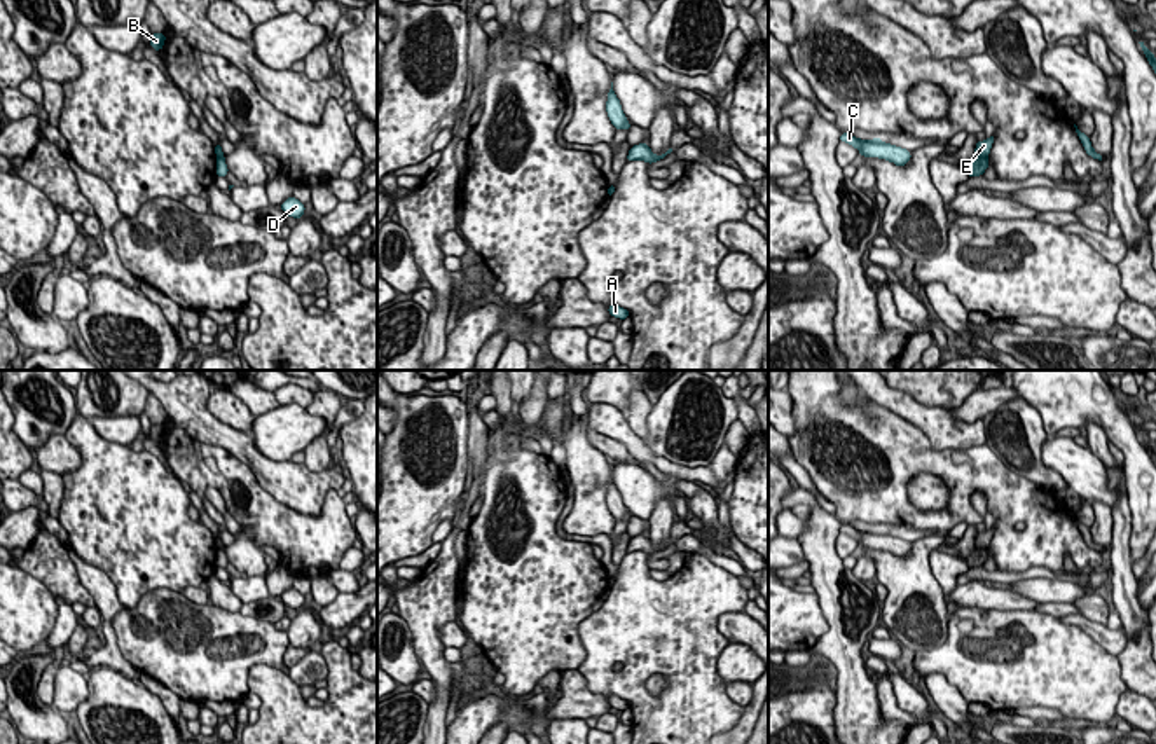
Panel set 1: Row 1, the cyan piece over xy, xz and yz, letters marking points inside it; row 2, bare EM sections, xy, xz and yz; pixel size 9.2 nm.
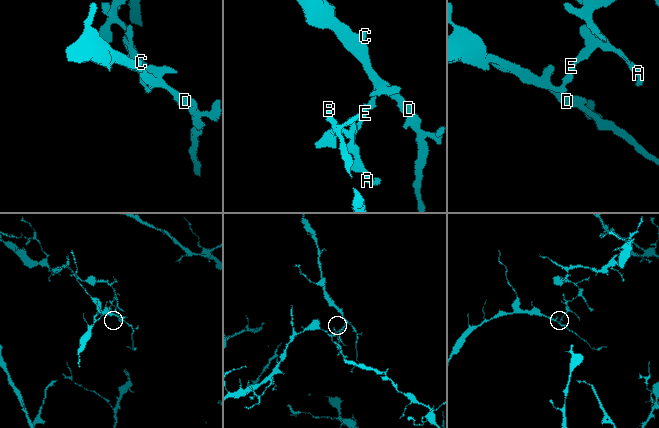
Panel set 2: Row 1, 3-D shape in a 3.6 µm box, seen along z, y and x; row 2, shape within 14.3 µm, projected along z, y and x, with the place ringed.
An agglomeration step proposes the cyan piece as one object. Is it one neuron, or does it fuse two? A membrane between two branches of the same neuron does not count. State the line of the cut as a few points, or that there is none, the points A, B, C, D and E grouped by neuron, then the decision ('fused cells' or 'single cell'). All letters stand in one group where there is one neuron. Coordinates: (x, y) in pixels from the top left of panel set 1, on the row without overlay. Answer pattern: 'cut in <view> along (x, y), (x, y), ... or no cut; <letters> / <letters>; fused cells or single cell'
cut in yz along (977, 547), (985, 549); A B E / C D; fused cells

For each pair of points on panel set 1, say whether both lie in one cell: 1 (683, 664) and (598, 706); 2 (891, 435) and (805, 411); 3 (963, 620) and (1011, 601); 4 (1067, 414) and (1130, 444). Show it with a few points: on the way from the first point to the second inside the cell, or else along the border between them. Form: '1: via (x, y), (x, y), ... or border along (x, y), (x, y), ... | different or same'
1: border along (578, 669), (585, 685), (606, 699) | different
2: via (870, 435), (840, 420), (826, 418) | same
3: border along (952, 606), (1032, 612) | different
4: via (1083, 413), (1100, 413), (1116, 428) | same

